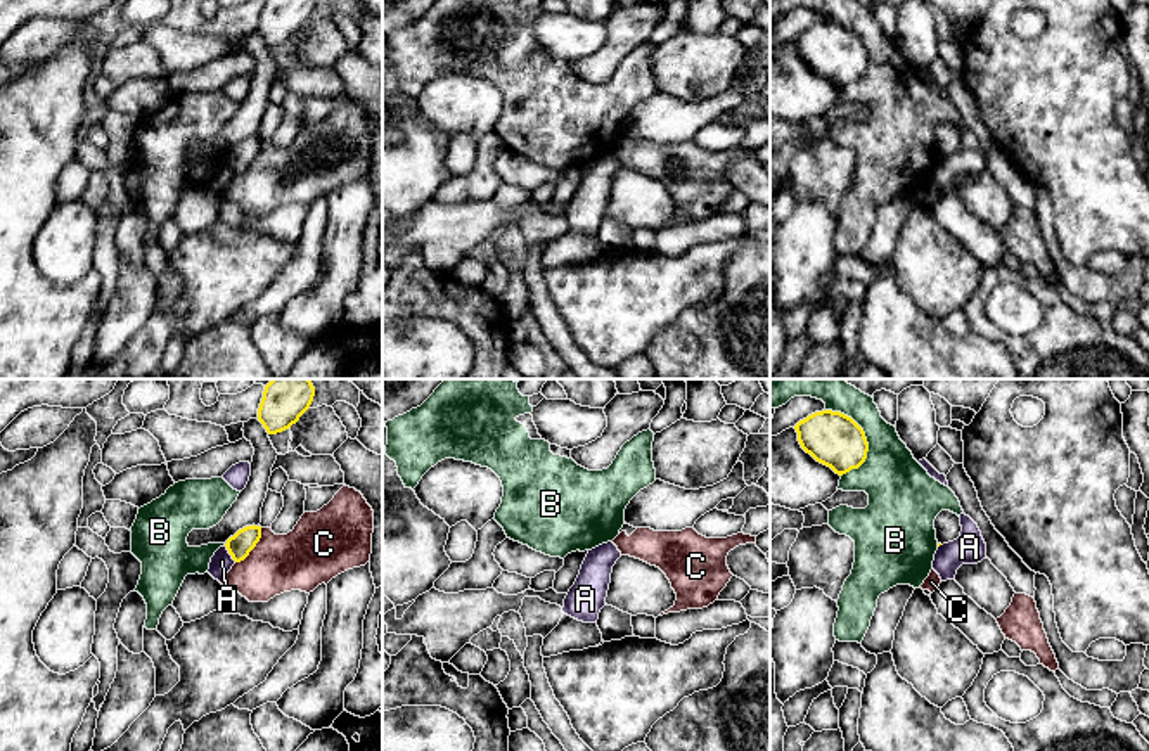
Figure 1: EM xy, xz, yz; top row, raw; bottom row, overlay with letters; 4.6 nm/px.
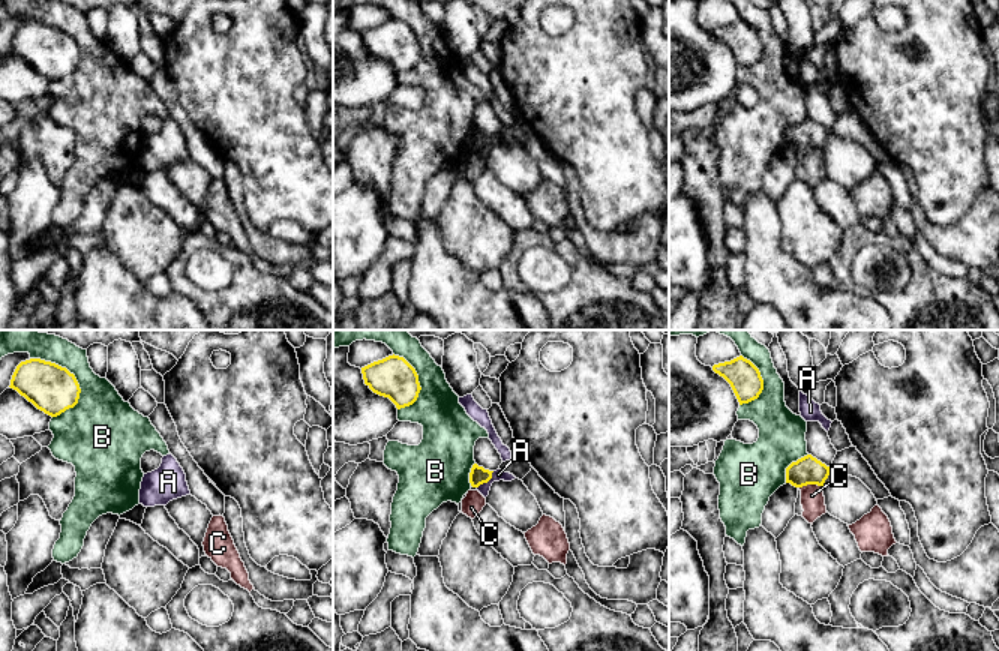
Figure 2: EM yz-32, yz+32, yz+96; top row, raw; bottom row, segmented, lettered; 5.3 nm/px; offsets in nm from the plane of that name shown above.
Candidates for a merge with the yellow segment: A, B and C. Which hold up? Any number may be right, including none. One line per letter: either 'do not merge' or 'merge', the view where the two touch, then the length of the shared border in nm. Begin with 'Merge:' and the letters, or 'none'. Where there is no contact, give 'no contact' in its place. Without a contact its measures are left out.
Merge: none
A: do not merge; meets yellow in xy; contact 100 nm long
B: do not merge; meets yellow in yz; contact 320 nm long
C: do not merge; meets yellow in xy; contact 200 nm long

